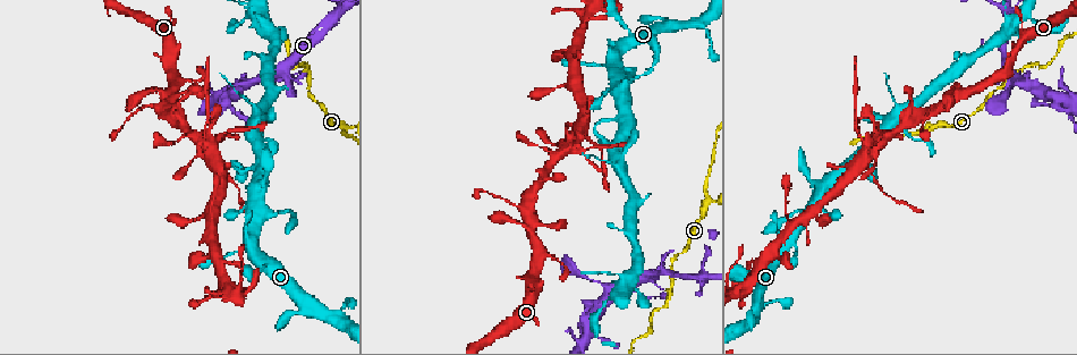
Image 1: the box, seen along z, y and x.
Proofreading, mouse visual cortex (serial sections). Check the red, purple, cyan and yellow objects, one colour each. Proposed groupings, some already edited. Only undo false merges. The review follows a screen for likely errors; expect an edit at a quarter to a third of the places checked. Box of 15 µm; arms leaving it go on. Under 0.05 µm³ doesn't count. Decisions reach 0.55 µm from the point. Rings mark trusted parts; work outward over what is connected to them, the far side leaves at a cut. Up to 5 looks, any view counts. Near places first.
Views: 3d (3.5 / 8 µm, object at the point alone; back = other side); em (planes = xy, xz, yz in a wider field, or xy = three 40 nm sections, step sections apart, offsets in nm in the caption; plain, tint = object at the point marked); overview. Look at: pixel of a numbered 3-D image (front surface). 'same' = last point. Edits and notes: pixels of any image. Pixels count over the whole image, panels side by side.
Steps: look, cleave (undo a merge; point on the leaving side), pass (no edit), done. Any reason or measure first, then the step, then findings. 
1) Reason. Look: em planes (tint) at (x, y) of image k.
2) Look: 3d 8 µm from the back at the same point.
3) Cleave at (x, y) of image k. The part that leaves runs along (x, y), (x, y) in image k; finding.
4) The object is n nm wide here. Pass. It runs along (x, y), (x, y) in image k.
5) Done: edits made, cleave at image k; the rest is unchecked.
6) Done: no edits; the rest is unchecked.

Sudden change in width. Look: 3d 3.5 µm at (634, 285) of image 1.

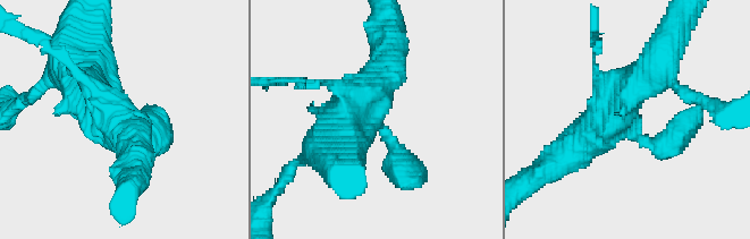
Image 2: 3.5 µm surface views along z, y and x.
Look: em planes (tint) at (372, 115) of image 2.

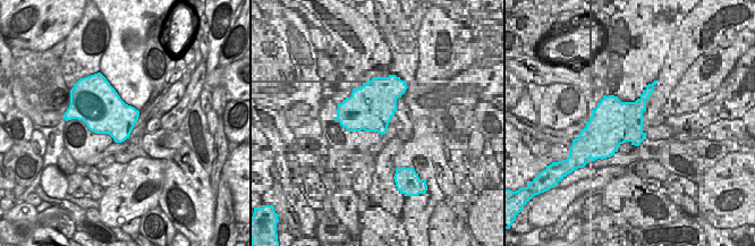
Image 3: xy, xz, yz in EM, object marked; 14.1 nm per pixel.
The arms are 100, 150, 450, 450 nm wide. Pass. It runs along (556, 162), (655, 68) in image 2; one cell here.

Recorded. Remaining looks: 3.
Looks like a crossing. Look: 3d 3.5 µm at (705, 279) of image 1.

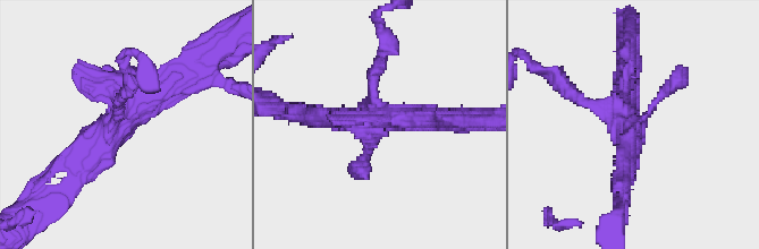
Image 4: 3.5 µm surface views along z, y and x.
Now the EM. Look: em xy step 2 (tint) at (121, 119) of image 4.

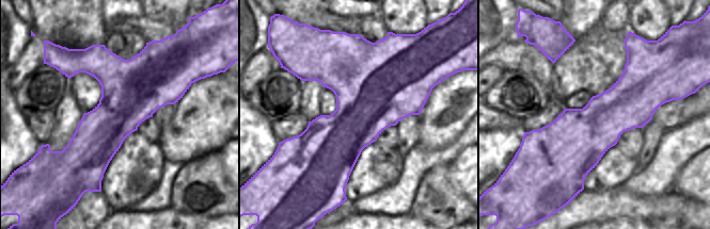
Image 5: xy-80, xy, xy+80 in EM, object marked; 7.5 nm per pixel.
Look: em planes (tint) at the same point.

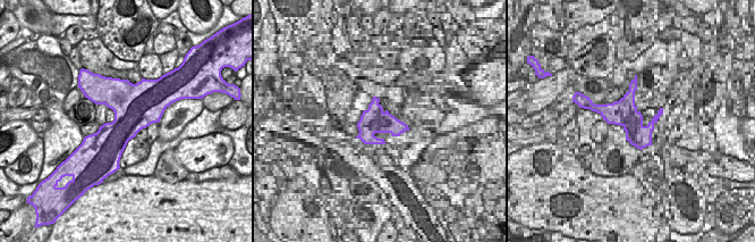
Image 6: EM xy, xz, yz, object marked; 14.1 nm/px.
Pass. It runs along (70, 181), (119, 121), (119, 97), (74, 73) in image 4; all the same cell.

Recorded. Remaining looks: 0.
Done: no edits; the rest is unchecked.

